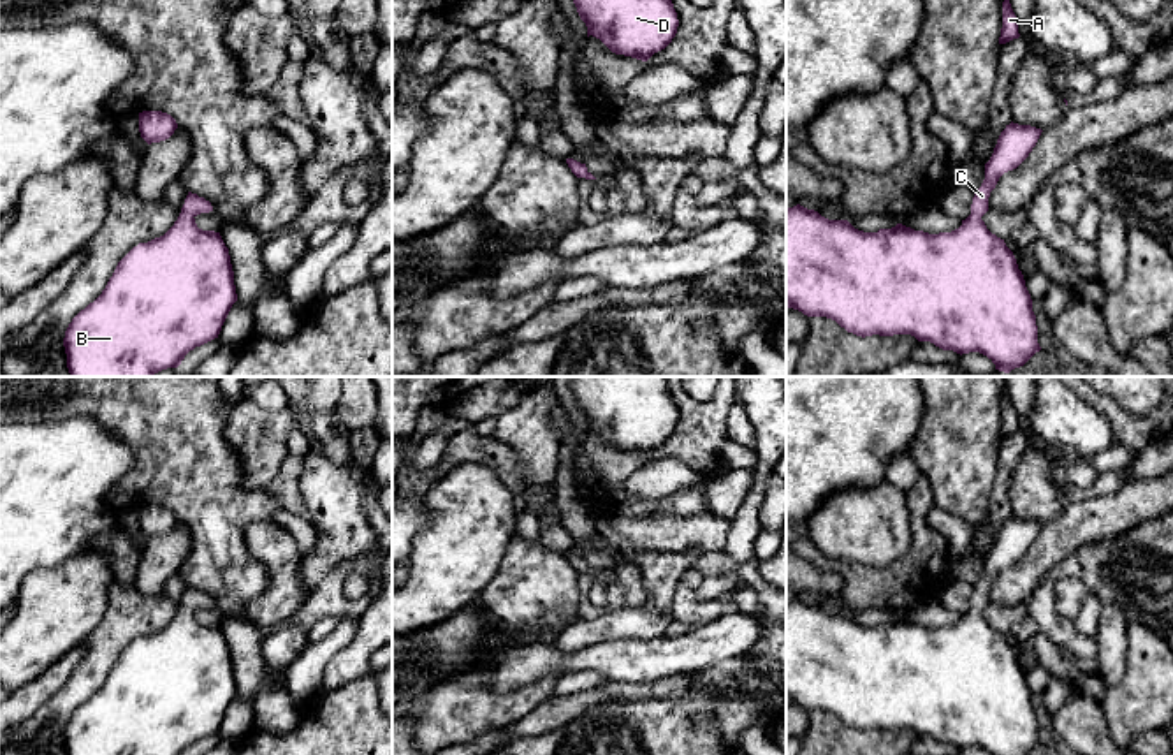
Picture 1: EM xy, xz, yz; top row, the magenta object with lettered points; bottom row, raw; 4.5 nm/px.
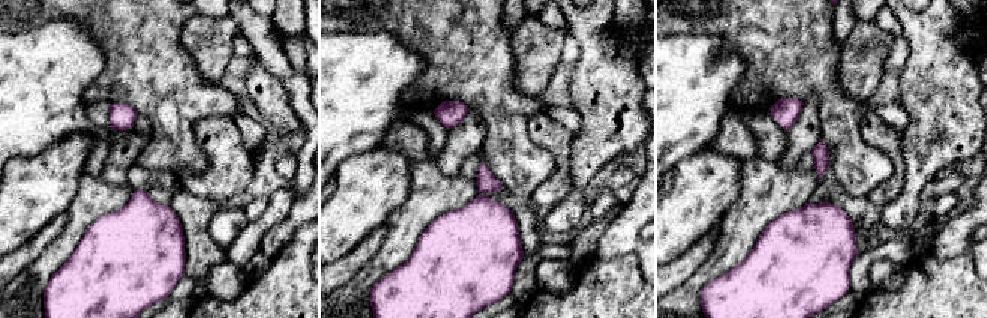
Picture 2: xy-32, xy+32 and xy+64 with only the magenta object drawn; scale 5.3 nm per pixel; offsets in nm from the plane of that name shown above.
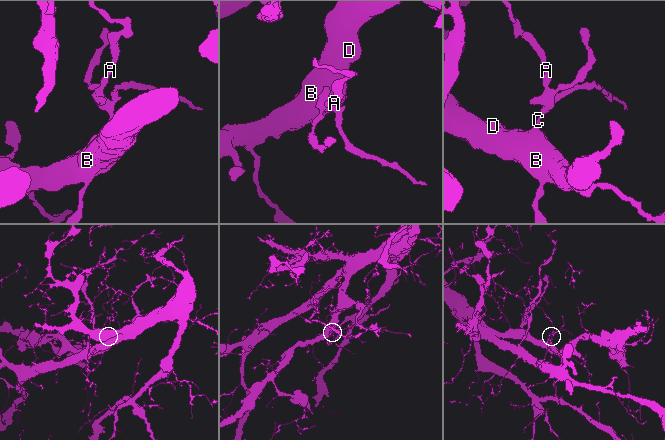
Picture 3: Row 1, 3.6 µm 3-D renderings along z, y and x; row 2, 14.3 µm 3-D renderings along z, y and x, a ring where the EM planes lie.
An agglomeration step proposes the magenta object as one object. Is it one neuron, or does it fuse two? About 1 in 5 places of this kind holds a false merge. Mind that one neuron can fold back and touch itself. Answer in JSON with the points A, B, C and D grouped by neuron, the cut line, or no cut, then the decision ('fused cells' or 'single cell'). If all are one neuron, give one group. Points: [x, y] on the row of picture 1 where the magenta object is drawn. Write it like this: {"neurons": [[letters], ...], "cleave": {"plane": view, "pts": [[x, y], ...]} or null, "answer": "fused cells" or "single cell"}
{"neurons": [["A", "B", "C", "D"]], "cleave": null, "answer": "single cell"}

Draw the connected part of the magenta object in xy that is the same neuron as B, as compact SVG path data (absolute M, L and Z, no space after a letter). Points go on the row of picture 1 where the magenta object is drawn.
M188 192L174 225L164 236L139 243L118 262L102 294L65 331L70 377L153 377L178 368L190 350L218 338L237 294L220 232L195 224L197 215L209 211L209 201Z

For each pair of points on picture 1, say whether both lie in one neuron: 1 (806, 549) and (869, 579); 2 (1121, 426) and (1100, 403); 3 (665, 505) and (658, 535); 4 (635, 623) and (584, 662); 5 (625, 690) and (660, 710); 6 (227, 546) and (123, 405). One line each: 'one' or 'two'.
1: one
2: one
3: two
4: two
5: two
6: one

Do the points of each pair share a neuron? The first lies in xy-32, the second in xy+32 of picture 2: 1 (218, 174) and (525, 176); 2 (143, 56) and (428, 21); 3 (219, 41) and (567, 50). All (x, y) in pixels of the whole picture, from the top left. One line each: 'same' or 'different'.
1: different
2: same
3: different

